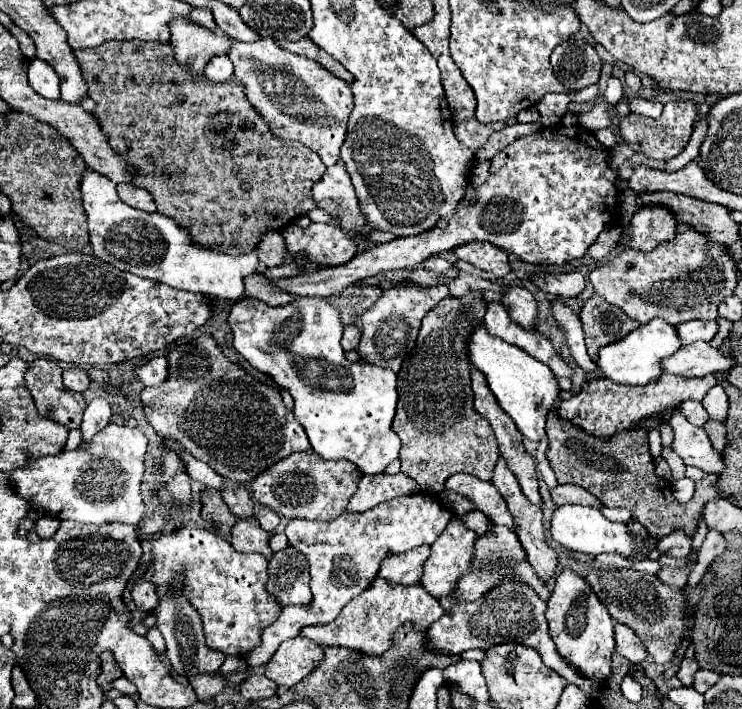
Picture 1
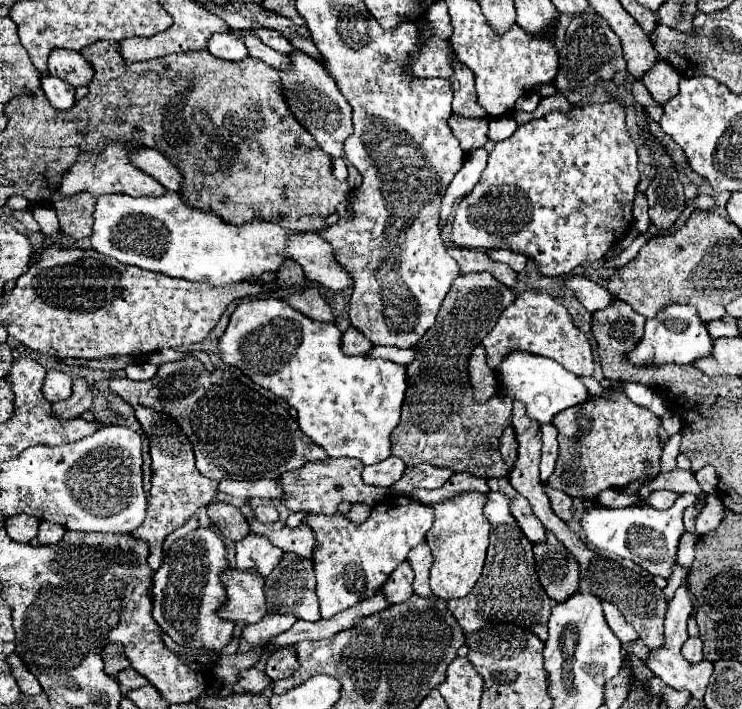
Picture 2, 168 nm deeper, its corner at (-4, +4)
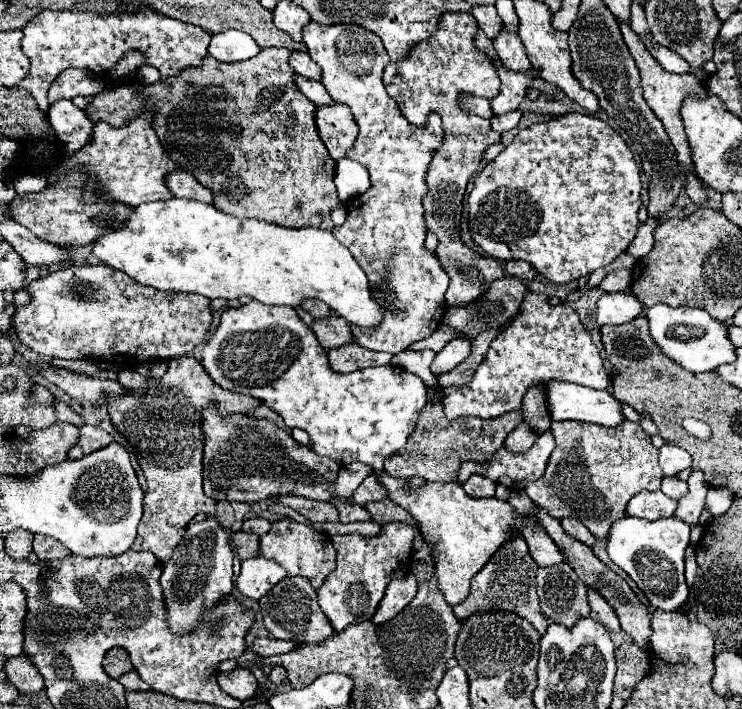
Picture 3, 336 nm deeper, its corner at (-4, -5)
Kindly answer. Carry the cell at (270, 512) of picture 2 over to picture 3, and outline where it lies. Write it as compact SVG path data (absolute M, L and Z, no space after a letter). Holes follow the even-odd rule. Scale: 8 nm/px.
M250 517L242 523L244 533L256 533L256 535L266 535L270 531L270 523L262 517Z

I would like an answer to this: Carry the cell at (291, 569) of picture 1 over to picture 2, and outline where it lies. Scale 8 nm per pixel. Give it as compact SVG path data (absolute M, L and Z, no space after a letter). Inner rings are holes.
M284 552L280 564L272 570L272 574L266 578L264 594L266 594L266 606L268 612L280 612L280 614L294 614L300 620L318 620L318 598L316 598L316 578L314 578L314 568L312 560L300 558L298 554Z

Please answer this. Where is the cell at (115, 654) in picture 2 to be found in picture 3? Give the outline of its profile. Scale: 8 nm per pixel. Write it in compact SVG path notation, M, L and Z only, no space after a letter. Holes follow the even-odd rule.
M110 649L104 657L104 669L112 679L118 679L120 675L128 673L132 669L128 653L124 649Z

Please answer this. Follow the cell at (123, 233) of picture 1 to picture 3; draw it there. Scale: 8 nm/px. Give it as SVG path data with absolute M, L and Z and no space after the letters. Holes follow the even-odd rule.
M172 197L168 201L142 203L134 209L124 229L102 235L92 253L114 269L124 271L142 285L150 285L160 291L198 293L208 299L238 299L248 295L266 305L288 305L298 307L304 299L324 301L336 315L358 327L378 327L384 319L384 311L372 299L366 273L354 261L352 253L336 241L332 231L308 227L308 229L286 229L274 223L256 219L236 219L228 213L218 211L212 205L194 199Z

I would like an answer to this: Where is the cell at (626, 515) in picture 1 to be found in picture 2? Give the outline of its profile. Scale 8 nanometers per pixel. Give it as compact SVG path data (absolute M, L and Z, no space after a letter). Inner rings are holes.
M672 470L672 472L662 472L658 474L652 484L645 484L639 490L639 495L642 498L642 505L645 504L646 499L654 492L654 490L672 490L676 494L682 494L682 492L692 492L696 494L698 498L704 498L704 492L700 490L694 474L690 470Z

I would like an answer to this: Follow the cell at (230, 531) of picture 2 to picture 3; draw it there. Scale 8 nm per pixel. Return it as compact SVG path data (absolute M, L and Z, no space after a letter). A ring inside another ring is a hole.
M238 531L238 533L232 533L232 541L234 541L234 551L242 561L260 555L260 543L256 535Z

